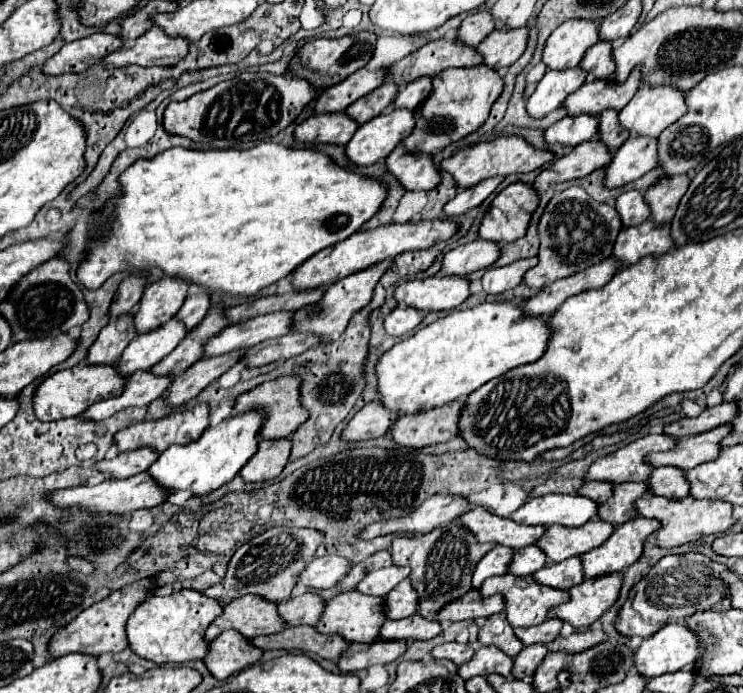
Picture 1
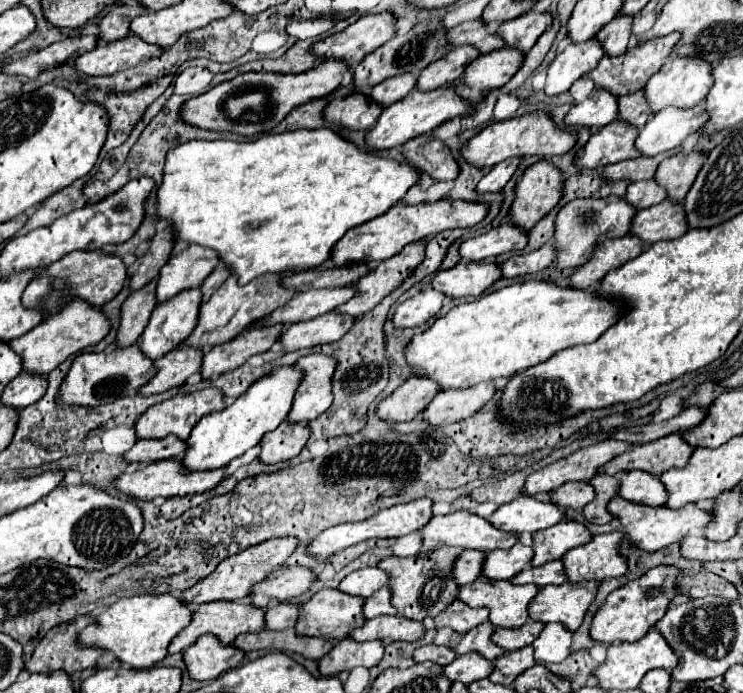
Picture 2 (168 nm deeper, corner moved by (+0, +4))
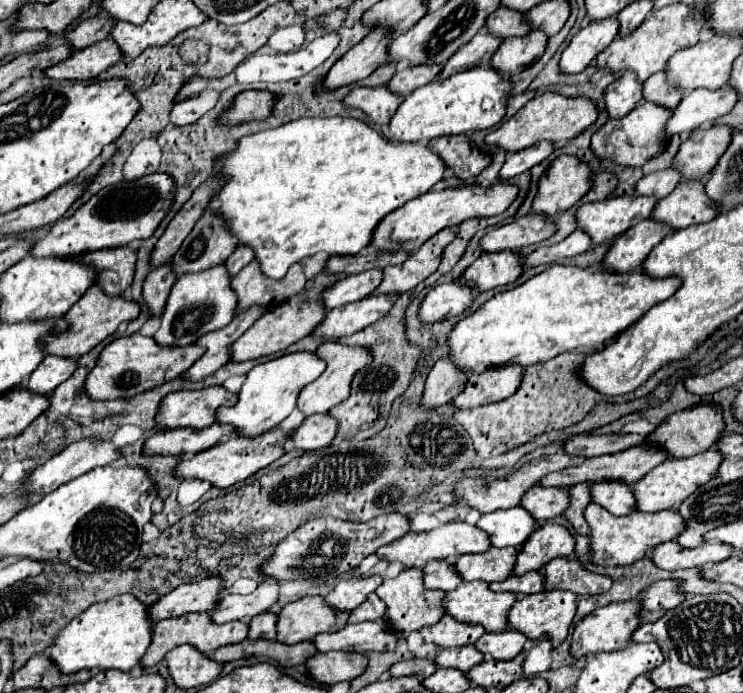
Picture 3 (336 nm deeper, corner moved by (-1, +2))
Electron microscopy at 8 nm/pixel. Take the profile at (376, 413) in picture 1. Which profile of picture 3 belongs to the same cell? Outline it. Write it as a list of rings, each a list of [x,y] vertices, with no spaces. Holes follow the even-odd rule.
[[[444,358],[432,366],[420,398],[422,410],[444,406],[456,396],[456,392],[462,390],[462,384],[466,384],[468,376],[462,376],[462,372],[458,372],[458,368],[452,368],[452,366],[454,364],[450,364],[450,360],[444,360]]]

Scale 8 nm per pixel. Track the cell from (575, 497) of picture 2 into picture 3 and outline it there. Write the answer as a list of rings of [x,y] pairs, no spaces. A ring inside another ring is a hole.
[[[532,488],[520,502],[524,508],[528,508],[530,514],[538,520],[548,520],[554,516],[560,516],[570,506],[570,488]]]

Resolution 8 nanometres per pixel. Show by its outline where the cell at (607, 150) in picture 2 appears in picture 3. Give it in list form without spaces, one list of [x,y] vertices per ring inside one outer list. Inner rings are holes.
[[[640,102],[624,118],[618,118],[618,120],[610,118],[592,136],[592,146],[590,148],[592,148],[594,156],[600,158],[600,160],[610,160],[610,162],[620,164],[620,166],[642,166],[652,156],[662,152],[666,140],[662,140],[662,136],[658,136],[658,128],[662,128],[662,120],[666,120],[668,114],[670,114],[670,110],[666,110],[666,108],[658,108],[656,104],[642,104]]]

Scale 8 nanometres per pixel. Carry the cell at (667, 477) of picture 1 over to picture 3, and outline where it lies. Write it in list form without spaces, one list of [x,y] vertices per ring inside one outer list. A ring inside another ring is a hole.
[[[618,480],[596,482],[592,486],[592,502],[600,504],[614,516],[628,516],[636,510],[636,496],[632,486]]]

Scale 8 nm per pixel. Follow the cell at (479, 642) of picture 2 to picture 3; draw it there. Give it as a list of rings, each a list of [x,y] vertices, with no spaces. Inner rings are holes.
[[[466,644],[462,648],[444,648],[434,660],[440,668],[458,668],[462,672],[468,672],[474,664],[480,664],[484,660],[484,654],[474,644]]]

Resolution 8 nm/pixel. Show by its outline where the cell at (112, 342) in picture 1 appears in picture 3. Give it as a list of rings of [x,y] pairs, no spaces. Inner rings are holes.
[[[168,264],[160,266],[160,268],[154,268],[146,276],[144,286],[142,286],[142,300],[148,306],[150,316],[158,318],[162,314],[164,304],[166,304],[168,294],[170,294],[170,288],[172,288],[174,282],[176,282],[176,276],[172,274]]]

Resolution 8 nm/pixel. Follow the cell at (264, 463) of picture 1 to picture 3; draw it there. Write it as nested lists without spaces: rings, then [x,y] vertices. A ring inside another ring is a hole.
[[[314,414],[310,418],[306,418],[300,428],[290,432],[290,442],[294,444],[294,448],[298,450],[318,450],[324,448],[332,442],[334,434],[336,434],[336,420],[328,414]]]

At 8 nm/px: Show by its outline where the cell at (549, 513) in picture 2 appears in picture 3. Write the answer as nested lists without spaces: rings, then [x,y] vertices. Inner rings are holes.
[[[522,506],[482,514],[482,518],[476,522],[478,528],[488,532],[490,542],[496,548],[506,546],[520,548],[528,540],[528,536],[536,530],[536,524],[538,520]]]

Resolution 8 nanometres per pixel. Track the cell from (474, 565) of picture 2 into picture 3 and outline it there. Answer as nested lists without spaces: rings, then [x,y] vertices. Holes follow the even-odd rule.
[[[432,560],[424,566],[424,584],[426,588],[448,592],[462,584],[462,576],[458,576],[458,570],[450,564],[450,560]]]

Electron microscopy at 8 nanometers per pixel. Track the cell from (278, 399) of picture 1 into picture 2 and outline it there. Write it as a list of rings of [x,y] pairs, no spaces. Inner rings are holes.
[[[309,354],[297,360],[297,366],[305,372],[305,376],[297,388],[289,422],[311,422],[331,406],[331,364],[335,370],[337,360],[325,354]]]

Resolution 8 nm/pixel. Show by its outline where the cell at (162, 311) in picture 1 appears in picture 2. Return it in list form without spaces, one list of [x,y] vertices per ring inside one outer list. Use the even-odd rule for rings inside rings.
[[[187,246],[179,250],[159,272],[157,300],[165,302],[181,290],[201,286],[217,264],[217,254],[203,246]]]

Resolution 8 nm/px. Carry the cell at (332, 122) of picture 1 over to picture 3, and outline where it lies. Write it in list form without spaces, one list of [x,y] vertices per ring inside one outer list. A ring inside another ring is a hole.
[[[378,86],[354,88],[342,102],[346,108],[362,110],[374,124],[388,124],[402,100],[402,96],[394,96],[386,86]]]

